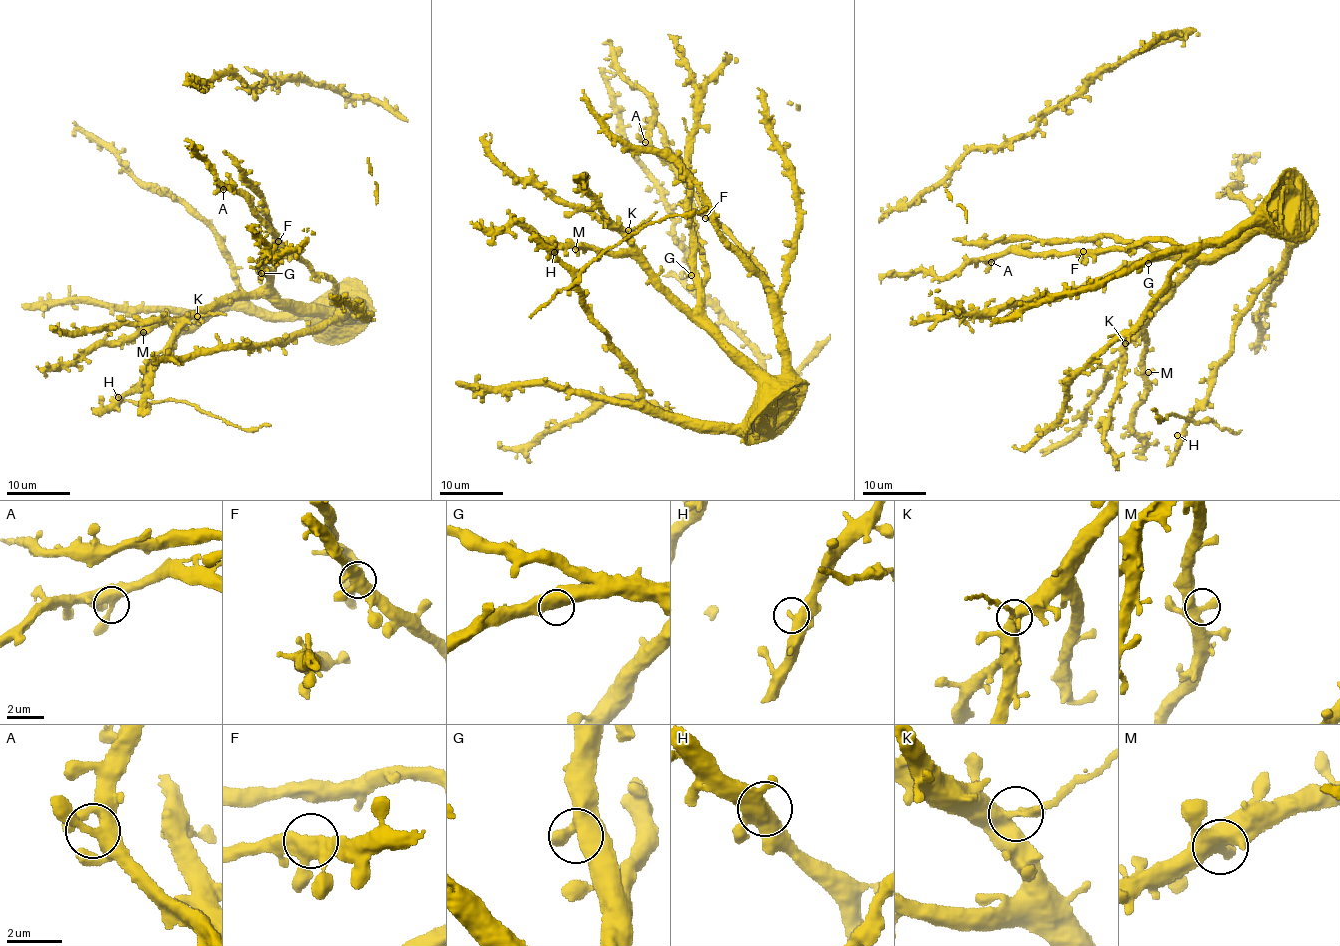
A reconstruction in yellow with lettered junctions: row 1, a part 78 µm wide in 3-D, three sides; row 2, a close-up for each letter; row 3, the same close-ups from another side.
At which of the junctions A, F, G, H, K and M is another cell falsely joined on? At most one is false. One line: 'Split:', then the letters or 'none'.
Split: K

